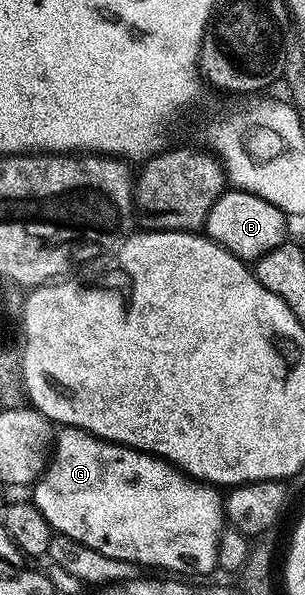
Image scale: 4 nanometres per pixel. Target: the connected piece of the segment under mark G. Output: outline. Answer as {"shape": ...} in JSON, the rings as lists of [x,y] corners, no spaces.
{"shape":[[[62,427],[57,432],[54,441],[52,458],[47,463],[46,470],[42,472],[42,478],[33,484],[32,490],[34,490],[32,502],[48,521],[51,532],[72,537],[72,541],[80,541],[84,545],[88,545],[88,549],[96,549],[96,553],[104,553],[104,557],[116,557],[124,561],[132,561],[146,569],[163,567],[166,570],[163,572],[177,573],[182,577],[190,577],[186,575],[206,575],[218,566],[218,538],[224,530],[224,499],[219,488],[209,483],[199,483],[197,479],[190,478],[183,471],[179,471],[174,464],[167,463],[165,459],[159,459],[157,455],[149,455],[147,451],[137,451],[119,443],[109,443],[106,439],[97,439],[95,435],[81,431],[79,427]]]}

